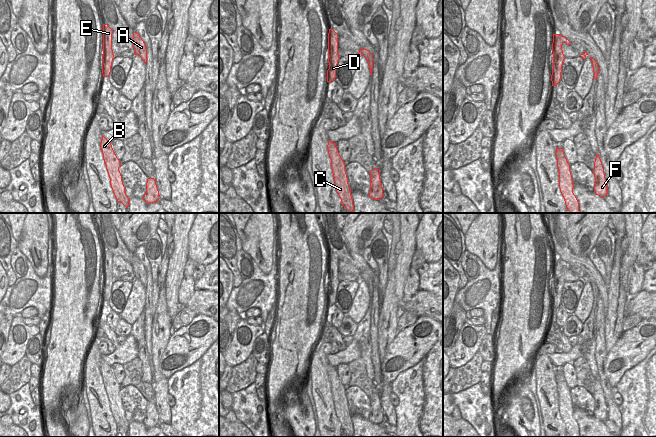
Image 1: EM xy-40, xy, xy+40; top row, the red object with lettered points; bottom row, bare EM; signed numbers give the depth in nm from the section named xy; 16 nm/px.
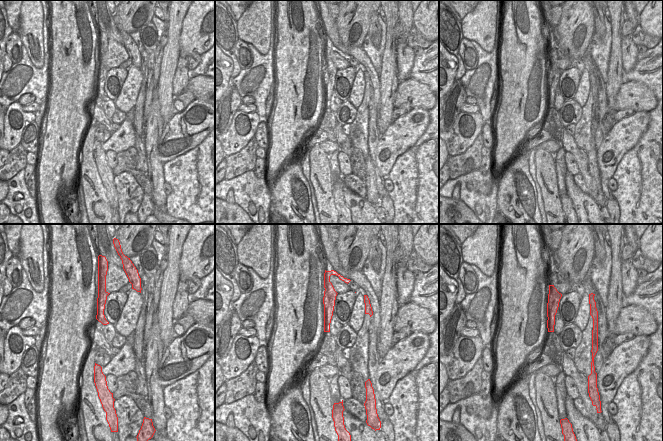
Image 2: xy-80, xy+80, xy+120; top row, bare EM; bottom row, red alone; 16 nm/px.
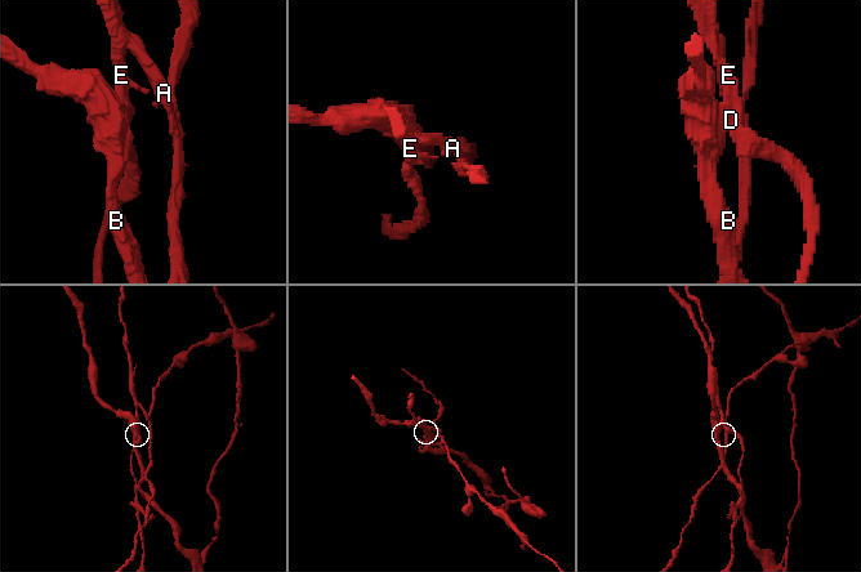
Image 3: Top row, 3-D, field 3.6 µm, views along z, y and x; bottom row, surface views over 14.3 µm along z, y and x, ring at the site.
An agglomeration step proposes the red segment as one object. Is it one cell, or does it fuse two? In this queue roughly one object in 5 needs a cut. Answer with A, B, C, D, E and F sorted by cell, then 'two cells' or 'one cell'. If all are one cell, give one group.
A B C D E / F | two cells

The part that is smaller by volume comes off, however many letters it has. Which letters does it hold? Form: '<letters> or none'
F

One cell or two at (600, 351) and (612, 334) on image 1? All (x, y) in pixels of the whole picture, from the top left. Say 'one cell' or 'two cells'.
two cells

